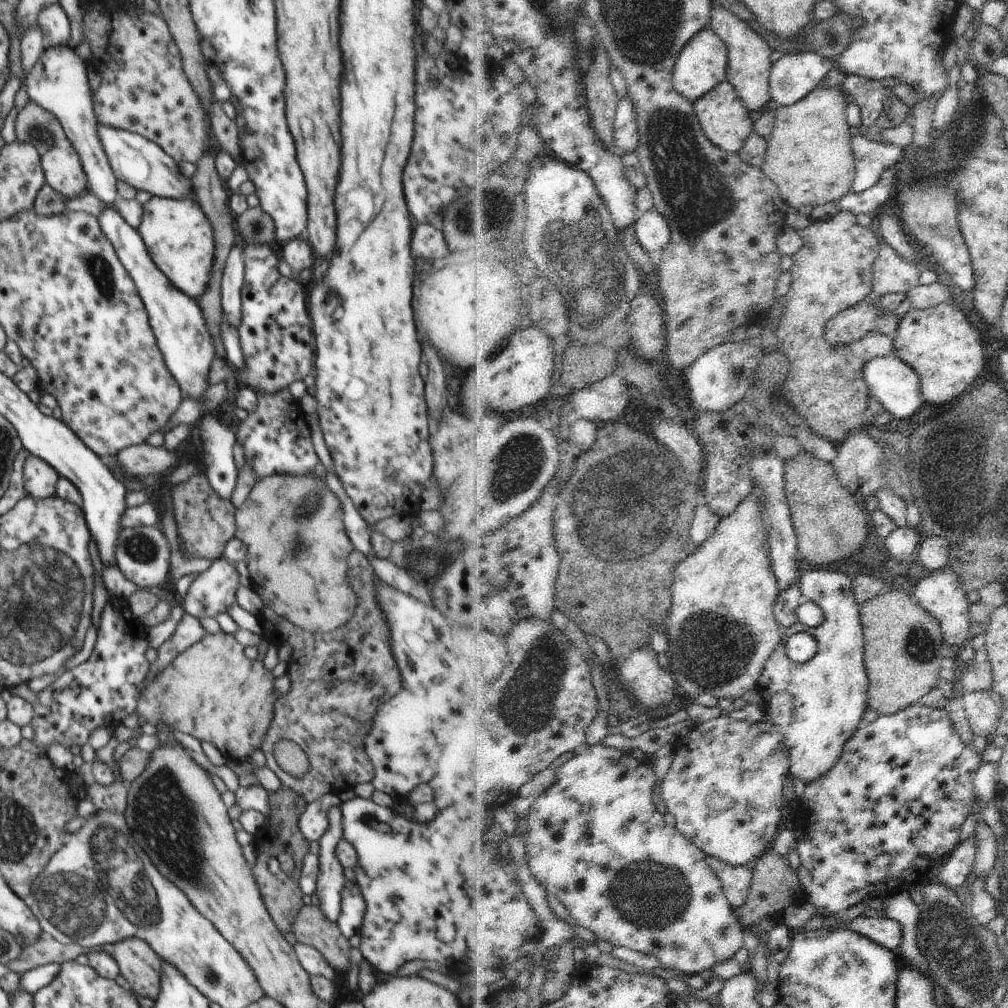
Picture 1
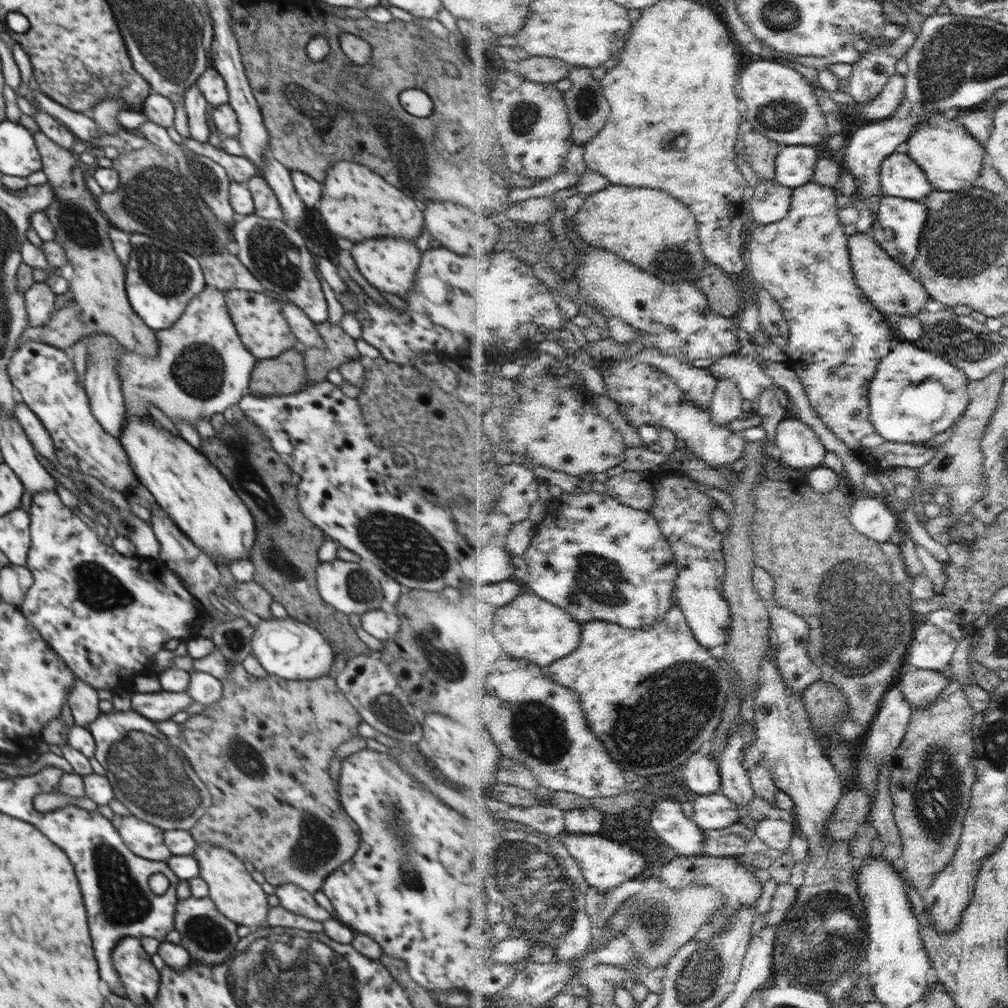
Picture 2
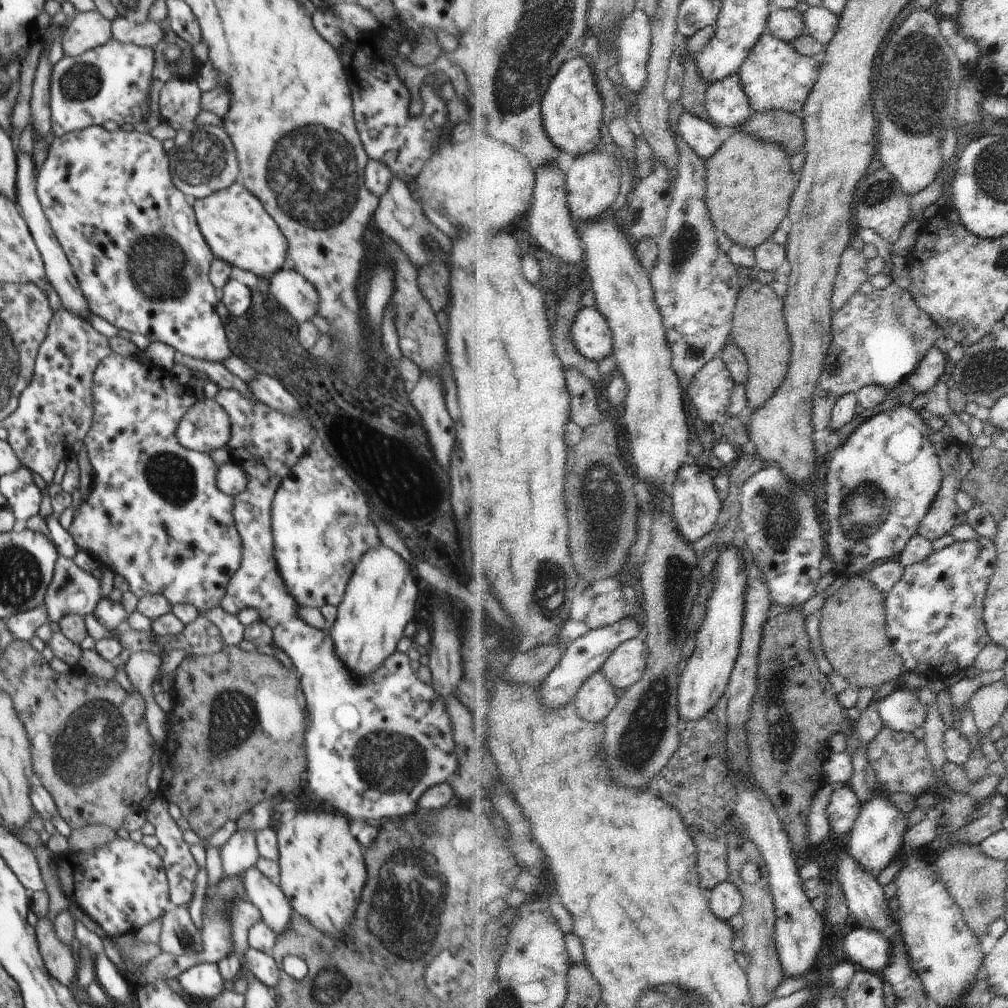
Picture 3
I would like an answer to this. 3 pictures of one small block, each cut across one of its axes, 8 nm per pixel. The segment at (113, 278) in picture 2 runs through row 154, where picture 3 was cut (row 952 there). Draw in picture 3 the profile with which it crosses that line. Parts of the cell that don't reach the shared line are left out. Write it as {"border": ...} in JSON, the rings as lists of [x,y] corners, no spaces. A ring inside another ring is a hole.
{"border":[[[48,917],[37,921],[35,931],[40,956],[48,974],[60,984],[70,988],[77,980],[78,966],[74,960],[74,950],[71,944],[66,946],[64,942],[60,942],[60,938],[54,932],[54,926]]]}

